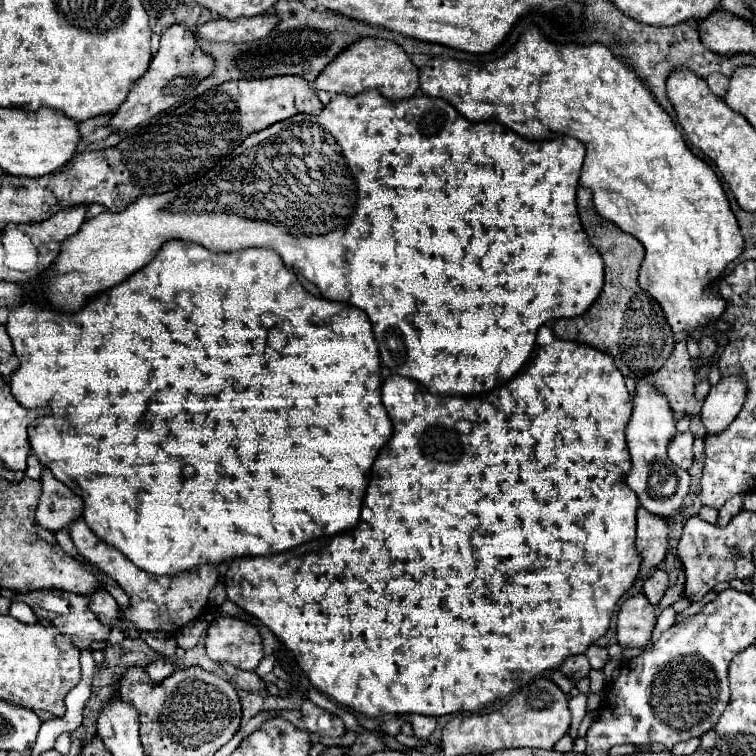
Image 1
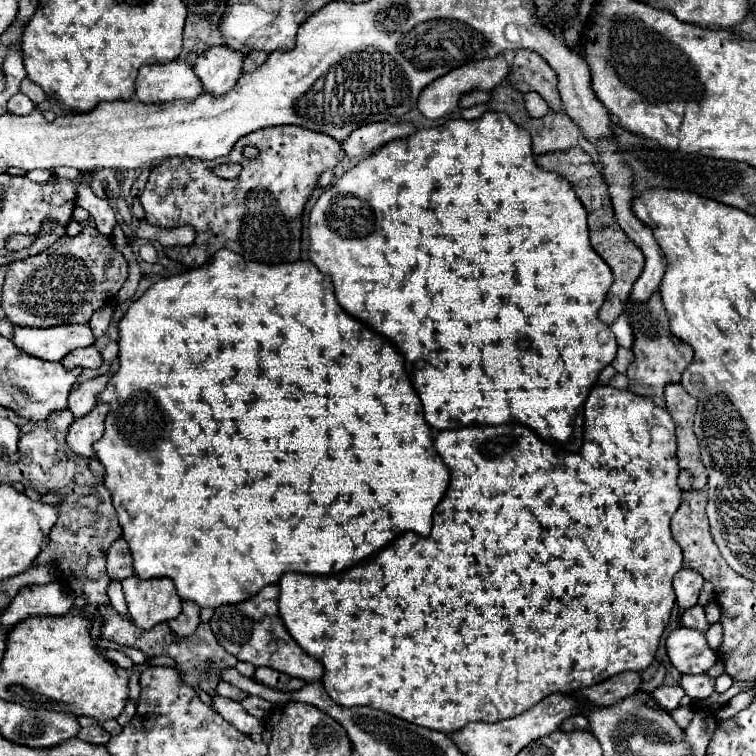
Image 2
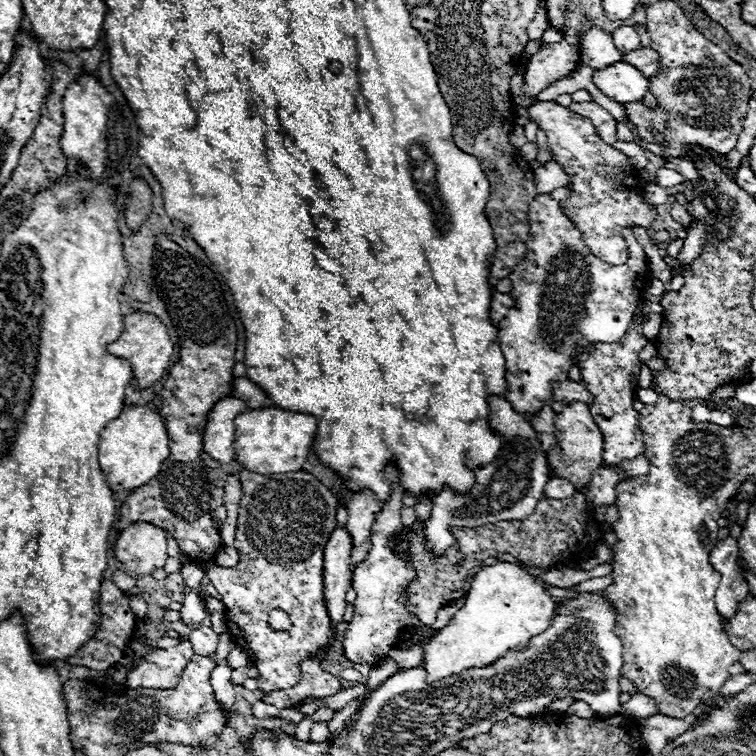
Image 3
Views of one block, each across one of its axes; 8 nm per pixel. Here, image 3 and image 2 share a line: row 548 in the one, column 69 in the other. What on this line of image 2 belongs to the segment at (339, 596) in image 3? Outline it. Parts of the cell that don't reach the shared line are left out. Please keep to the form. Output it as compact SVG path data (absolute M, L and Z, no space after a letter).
M70 324L60 328L14 328L12 342L36 358L60 362L68 352L96 342L88 324Z

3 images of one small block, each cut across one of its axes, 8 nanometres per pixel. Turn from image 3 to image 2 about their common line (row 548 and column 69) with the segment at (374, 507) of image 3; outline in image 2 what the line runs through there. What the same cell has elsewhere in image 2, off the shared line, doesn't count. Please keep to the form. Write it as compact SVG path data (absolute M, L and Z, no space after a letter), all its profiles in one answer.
M86 346L86 348L78 348L78 350L68 352L62 358L62 364L68 370L72 370L76 366L80 366L80 368L100 368L102 366L102 356L94 346Z

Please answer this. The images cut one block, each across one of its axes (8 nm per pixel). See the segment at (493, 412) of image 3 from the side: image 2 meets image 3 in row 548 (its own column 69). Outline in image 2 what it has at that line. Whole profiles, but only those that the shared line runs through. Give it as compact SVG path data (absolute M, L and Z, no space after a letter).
M98 402L90 414L76 418L72 422L66 442L78 456L92 456L94 454L92 444L96 440L100 440L104 434L104 418L106 418L108 410L110 410L110 404Z

